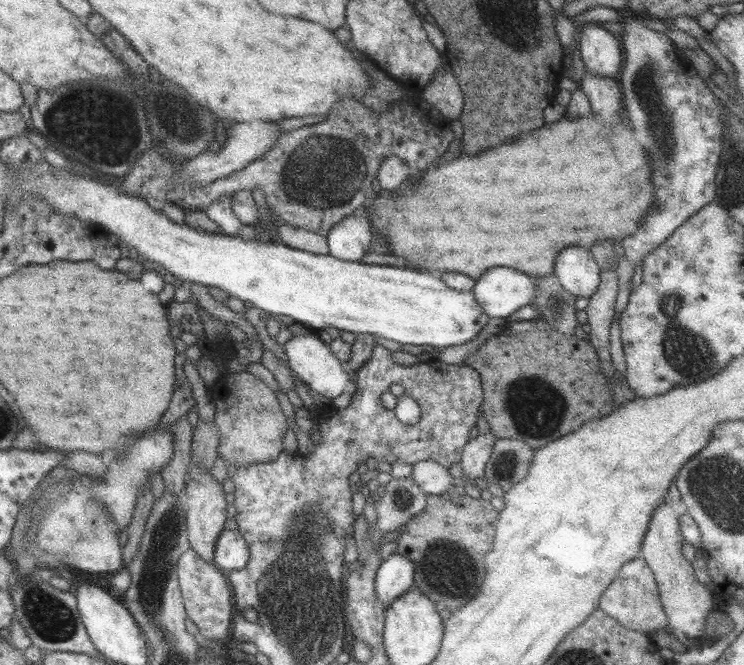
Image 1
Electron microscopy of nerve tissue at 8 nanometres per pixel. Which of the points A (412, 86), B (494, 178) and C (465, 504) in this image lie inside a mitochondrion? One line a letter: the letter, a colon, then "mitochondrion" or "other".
A: other
B: other
C: other

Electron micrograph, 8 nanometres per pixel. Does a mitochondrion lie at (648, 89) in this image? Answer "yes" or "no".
yes

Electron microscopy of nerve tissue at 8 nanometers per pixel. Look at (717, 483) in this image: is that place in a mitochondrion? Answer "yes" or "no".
yes

